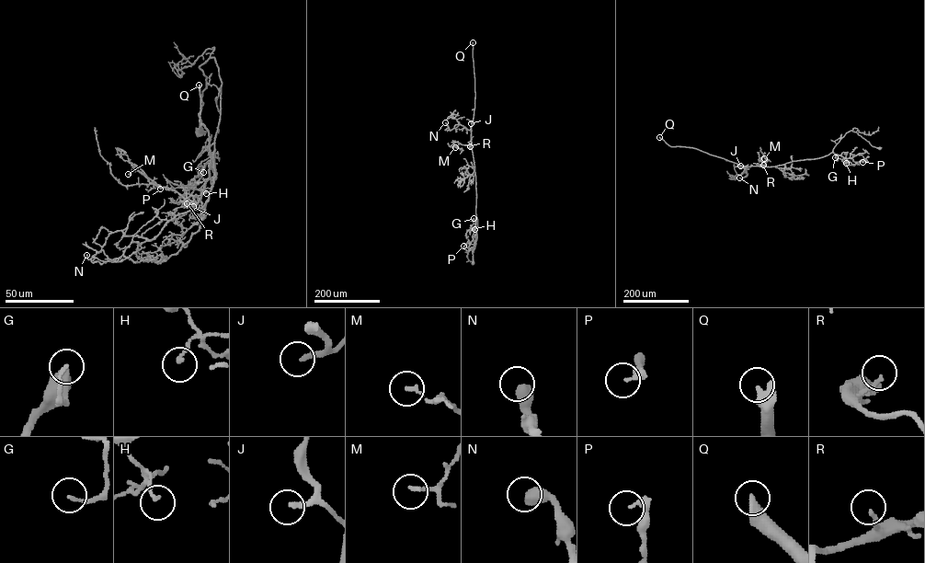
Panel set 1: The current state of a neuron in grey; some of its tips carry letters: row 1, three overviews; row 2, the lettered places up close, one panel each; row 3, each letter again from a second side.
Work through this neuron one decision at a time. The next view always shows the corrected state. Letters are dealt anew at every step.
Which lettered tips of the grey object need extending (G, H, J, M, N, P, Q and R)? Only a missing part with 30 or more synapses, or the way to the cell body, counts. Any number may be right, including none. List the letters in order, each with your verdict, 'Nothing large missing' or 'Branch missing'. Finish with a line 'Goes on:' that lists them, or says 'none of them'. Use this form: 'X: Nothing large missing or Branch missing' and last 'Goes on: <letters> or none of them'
G: Nothing large missing
H: Nothing large missing
J: Branch missing
M: Nothing large missing
N: Nothing large missing
P: Nothing large missing
Q: Branch missing
R: Nothing large missing
Goes on: J, Q

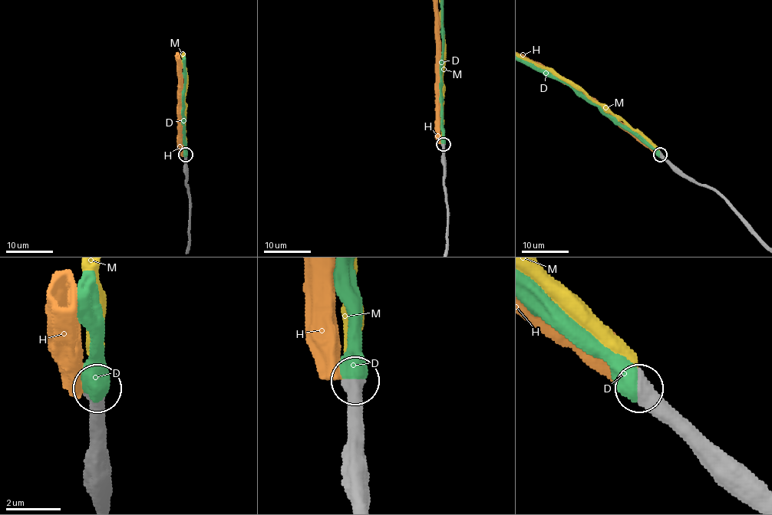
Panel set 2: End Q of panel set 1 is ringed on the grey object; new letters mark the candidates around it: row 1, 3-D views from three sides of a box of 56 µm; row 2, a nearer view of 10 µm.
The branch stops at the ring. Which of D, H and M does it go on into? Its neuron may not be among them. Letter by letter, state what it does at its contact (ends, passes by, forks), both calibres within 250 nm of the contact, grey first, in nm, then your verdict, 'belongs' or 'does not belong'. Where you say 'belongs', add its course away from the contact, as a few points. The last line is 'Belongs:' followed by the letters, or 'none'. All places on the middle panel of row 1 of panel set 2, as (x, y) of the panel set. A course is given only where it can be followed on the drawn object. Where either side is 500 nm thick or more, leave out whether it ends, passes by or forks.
D: 600/750 nm | belongs
H: 600/600 nm | does not belong
M: 550/360 nm | does not belong
Belongs: D

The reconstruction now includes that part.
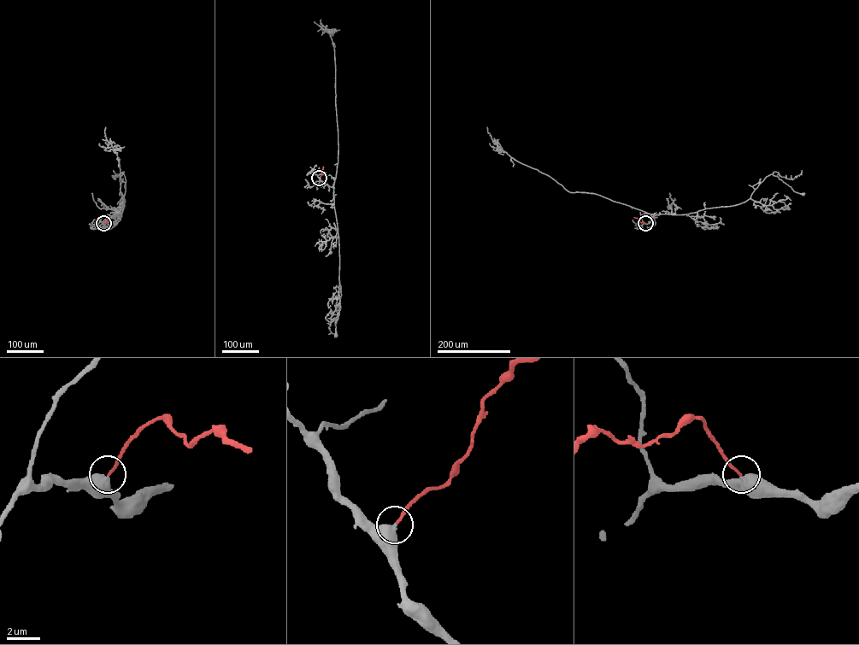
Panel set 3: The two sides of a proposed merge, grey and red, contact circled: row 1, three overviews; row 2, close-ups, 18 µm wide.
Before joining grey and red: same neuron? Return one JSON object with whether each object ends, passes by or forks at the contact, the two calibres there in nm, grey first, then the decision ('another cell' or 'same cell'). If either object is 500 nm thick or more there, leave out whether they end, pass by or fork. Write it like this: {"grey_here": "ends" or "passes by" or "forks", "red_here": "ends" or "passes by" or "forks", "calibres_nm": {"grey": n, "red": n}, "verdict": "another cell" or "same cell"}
{"calibres_nm": {"grey": 550, "red": 160}, "verdict": "same cell"}

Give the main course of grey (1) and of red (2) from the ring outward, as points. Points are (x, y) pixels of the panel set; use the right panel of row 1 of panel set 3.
1: (645, 223), (655, 214), (685, 214), (742, 203), (771, 174), (803, 194)
2: (645, 223), (634, 217)

